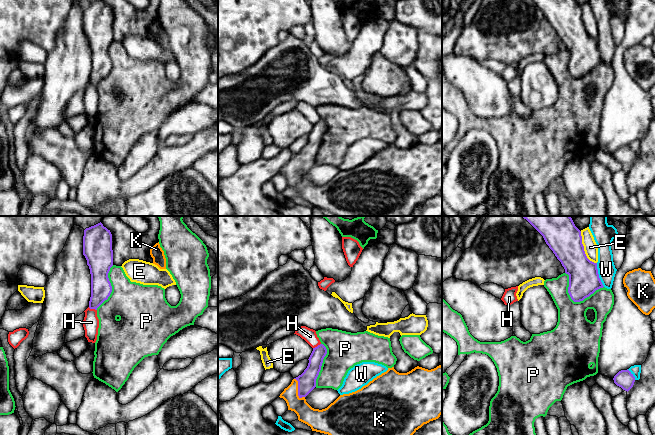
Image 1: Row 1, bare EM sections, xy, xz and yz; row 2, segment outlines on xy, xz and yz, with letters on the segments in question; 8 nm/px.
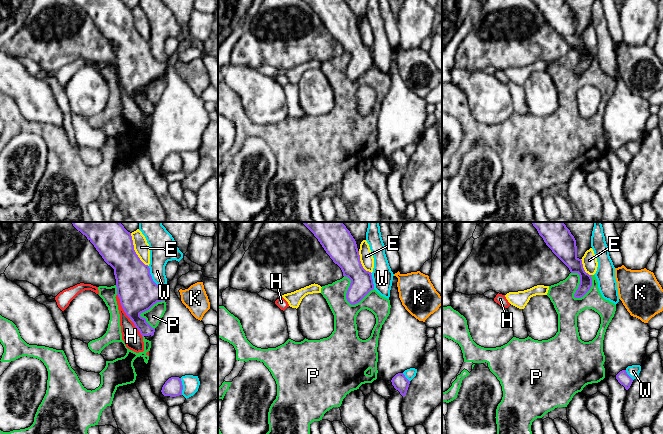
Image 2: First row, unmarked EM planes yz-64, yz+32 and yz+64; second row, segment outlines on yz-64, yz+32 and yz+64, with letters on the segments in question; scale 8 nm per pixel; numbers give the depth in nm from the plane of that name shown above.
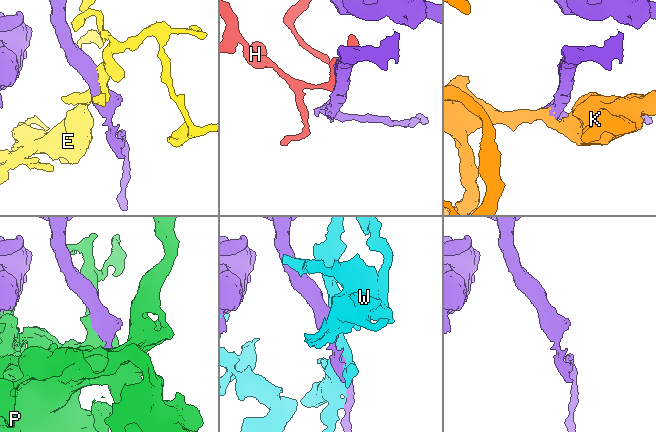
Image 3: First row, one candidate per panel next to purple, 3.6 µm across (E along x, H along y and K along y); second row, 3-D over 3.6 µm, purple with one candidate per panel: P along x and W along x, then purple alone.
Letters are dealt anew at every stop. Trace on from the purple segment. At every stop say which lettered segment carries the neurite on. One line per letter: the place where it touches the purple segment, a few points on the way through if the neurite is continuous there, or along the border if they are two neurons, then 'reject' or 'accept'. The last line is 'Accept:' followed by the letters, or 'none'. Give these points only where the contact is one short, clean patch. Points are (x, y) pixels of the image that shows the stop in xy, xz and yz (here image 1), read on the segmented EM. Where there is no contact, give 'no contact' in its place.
E: yz (583, 249) | reject
H: xy (92, 308) | reject
K: xz (298, 390) | accept
P: yz (574, 301) | reject
W: yz (598, 275) | reject
Accept: K

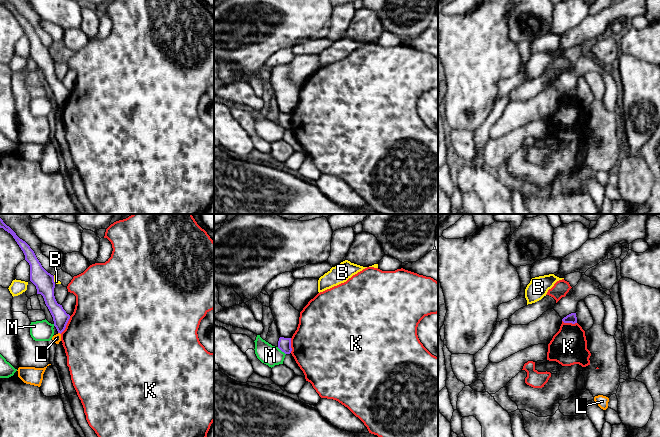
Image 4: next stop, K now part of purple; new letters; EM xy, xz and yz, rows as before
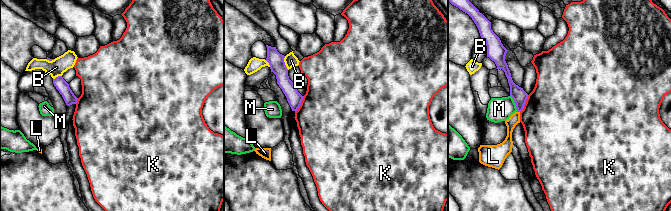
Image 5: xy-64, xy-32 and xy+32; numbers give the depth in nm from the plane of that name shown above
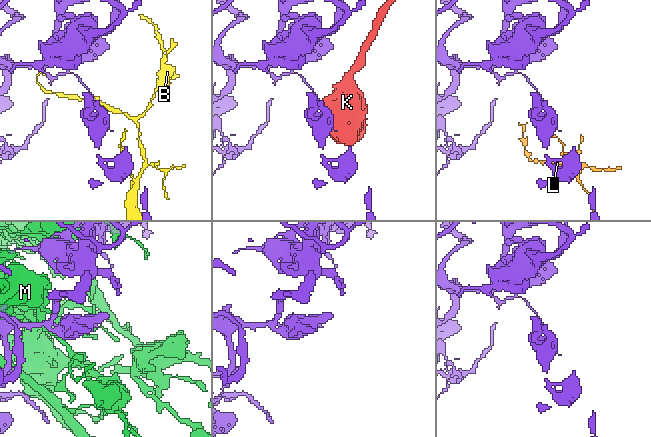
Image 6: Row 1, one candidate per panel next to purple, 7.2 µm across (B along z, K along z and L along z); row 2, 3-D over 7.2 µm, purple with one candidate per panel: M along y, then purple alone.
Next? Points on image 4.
B: xy (53, 279) | along xy (53, 276), (55, 282) | reject
K: xy (66, 324) | along xy (70, 316), (66, 327), (60, 333) | reject
L: xy (59, 332) | along xy (58, 332), (60, 334) | reject
M: xz (281, 350) | reject
Accept: none

